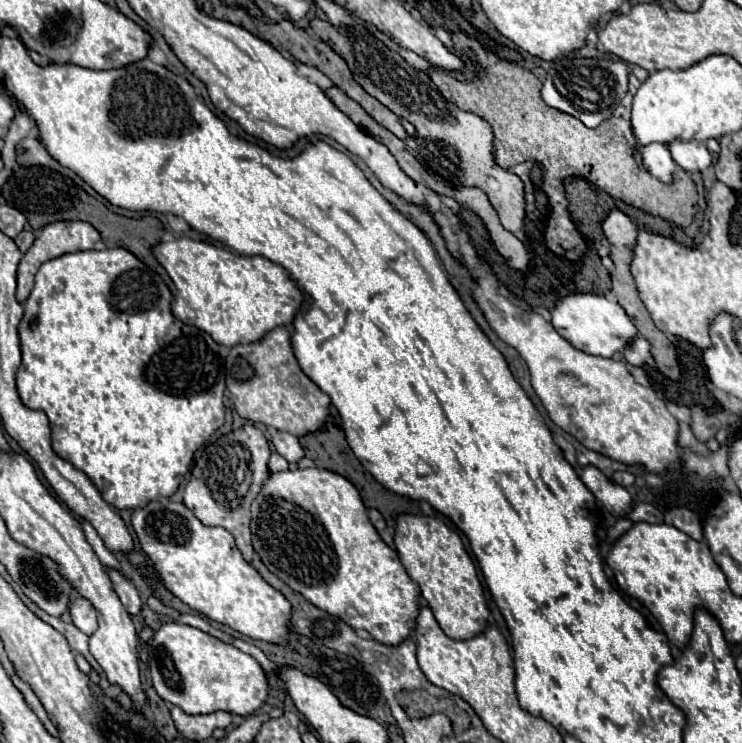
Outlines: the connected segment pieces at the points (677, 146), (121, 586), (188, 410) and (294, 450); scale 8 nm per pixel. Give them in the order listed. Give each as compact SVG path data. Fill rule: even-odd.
M672 142L668 148L674 162L686 172L702 172L708 166L712 166L712 154L702 142Z
M108 570L112 582L114 582L114 590L118 594L118 598L122 600L122 604L126 606L126 610L132 616L138 616L142 612L142 600L138 596L138 590L134 588L134 584L130 580L126 580L118 570Z
M108 248L108 250L64 254L44 262L36 272L34 290L24 304L24 318L18 328L20 342L22 342L22 364L16 374L18 394L28 408L46 412L52 426L54 452L66 462L70 462L74 468L84 472L98 488L102 498L114 508L142 508L160 496L172 496L178 490L180 482L186 476L190 476L190 464L194 452L210 438L212 432L216 432L224 424L222 400L224 400L226 386L224 386L224 372L222 372L222 358L218 352L218 344L214 344L214 340L206 332L176 320L172 316L170 302L172 302L172 292L152 268L140 262L126 248Z
M272 430L272 444L274 444L276 452L282 458L286 458L288 462L298 462L304 458L304 450L302 450L302 446L294 434Z

